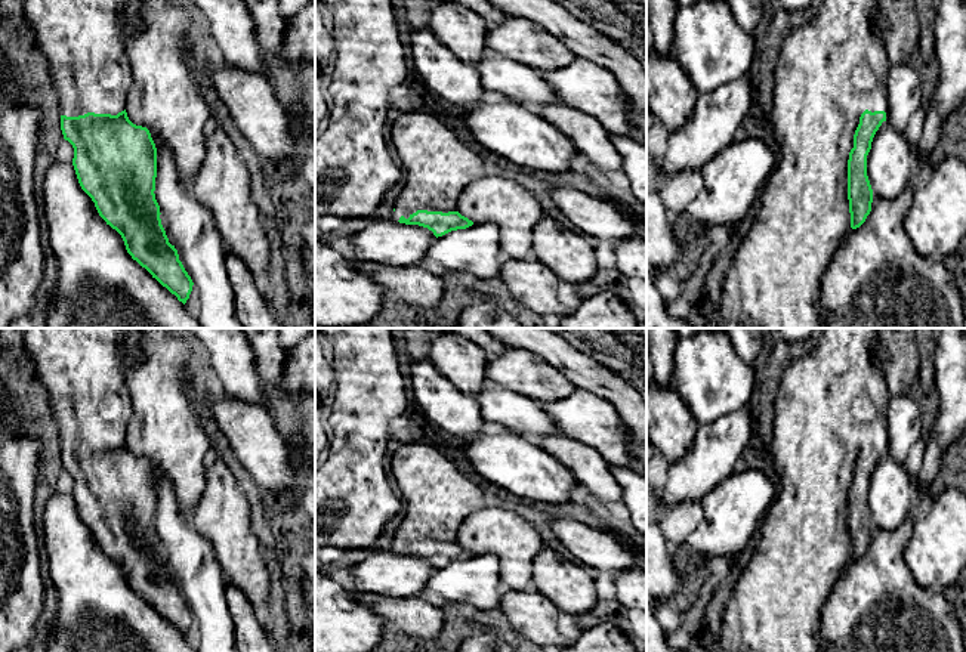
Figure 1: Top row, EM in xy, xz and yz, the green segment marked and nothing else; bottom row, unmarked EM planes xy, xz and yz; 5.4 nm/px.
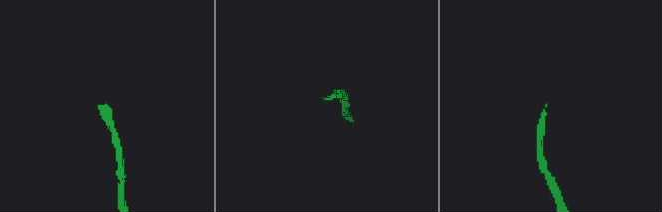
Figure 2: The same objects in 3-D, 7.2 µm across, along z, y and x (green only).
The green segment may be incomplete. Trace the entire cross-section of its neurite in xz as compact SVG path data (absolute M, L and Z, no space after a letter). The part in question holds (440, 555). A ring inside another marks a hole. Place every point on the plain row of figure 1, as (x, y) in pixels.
M408 438L394 454L391 470L405 501L405 515L394 534L395 541L389 551L428 559L436 569L472 557L473 553L457 543L457 532L467 516L485 507L482 489L438 448Z

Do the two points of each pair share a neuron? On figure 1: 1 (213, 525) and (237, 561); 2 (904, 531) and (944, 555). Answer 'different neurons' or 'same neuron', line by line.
1: same neuron
2: different neurons

